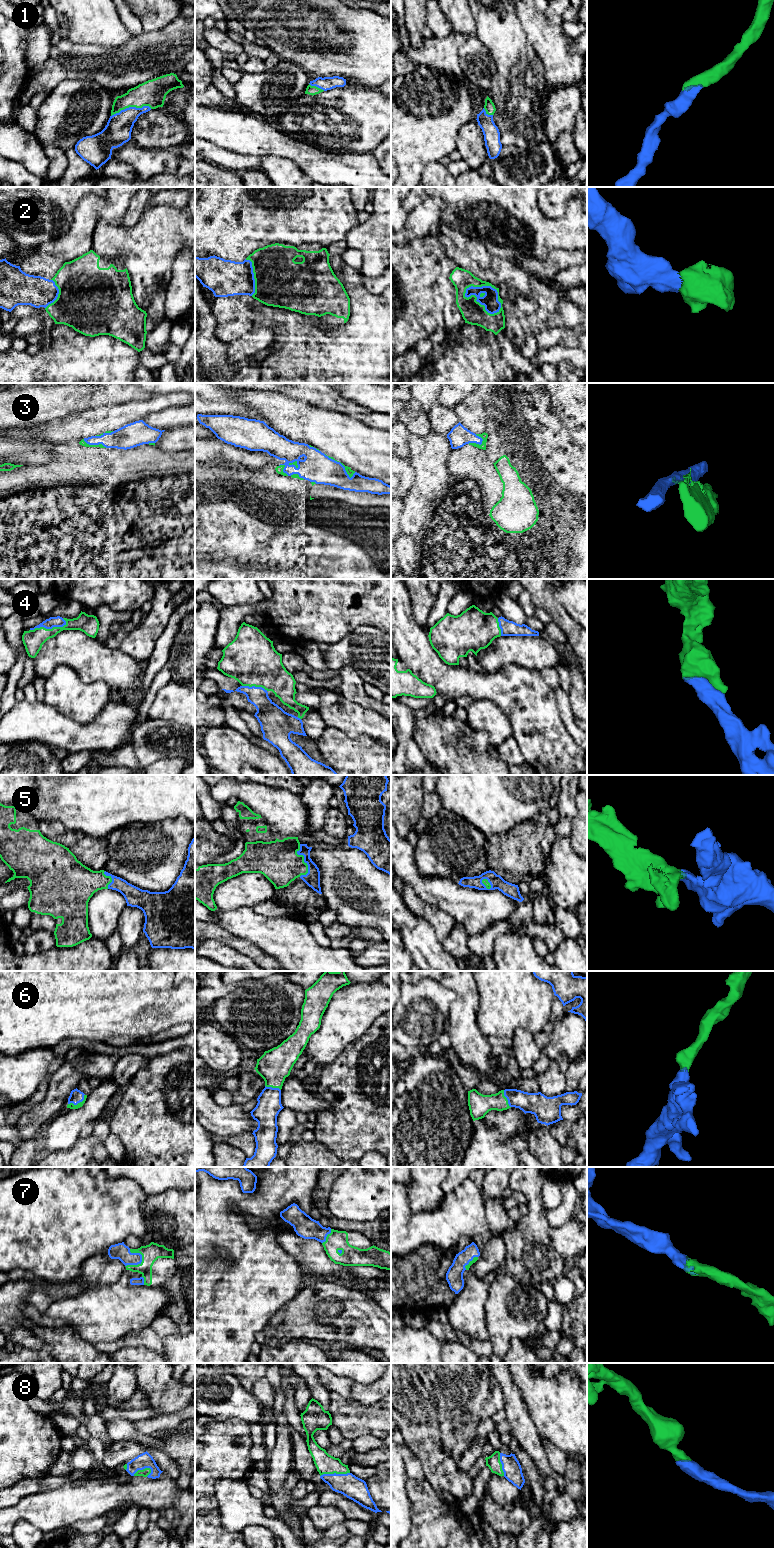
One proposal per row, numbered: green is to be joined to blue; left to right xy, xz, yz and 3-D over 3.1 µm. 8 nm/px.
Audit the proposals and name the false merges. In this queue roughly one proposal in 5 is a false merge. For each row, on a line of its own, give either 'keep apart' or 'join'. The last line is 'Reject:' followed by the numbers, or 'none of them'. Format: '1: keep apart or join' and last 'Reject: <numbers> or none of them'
1: join
2: join
3: keep apart
4: join
5: join
6: join
7: join
8: join
Reject: 3

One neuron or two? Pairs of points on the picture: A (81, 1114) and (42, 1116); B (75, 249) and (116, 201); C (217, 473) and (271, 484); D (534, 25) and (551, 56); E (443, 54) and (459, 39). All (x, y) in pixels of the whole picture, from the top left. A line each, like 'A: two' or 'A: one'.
A: two
B: one
C: one
D: one
E: one

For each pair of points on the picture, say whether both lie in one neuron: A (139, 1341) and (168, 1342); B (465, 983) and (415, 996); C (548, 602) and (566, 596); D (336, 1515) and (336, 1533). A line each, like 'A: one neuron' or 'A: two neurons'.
A: two neurons
B: two neurons
C: two neurons
D: two neurons

